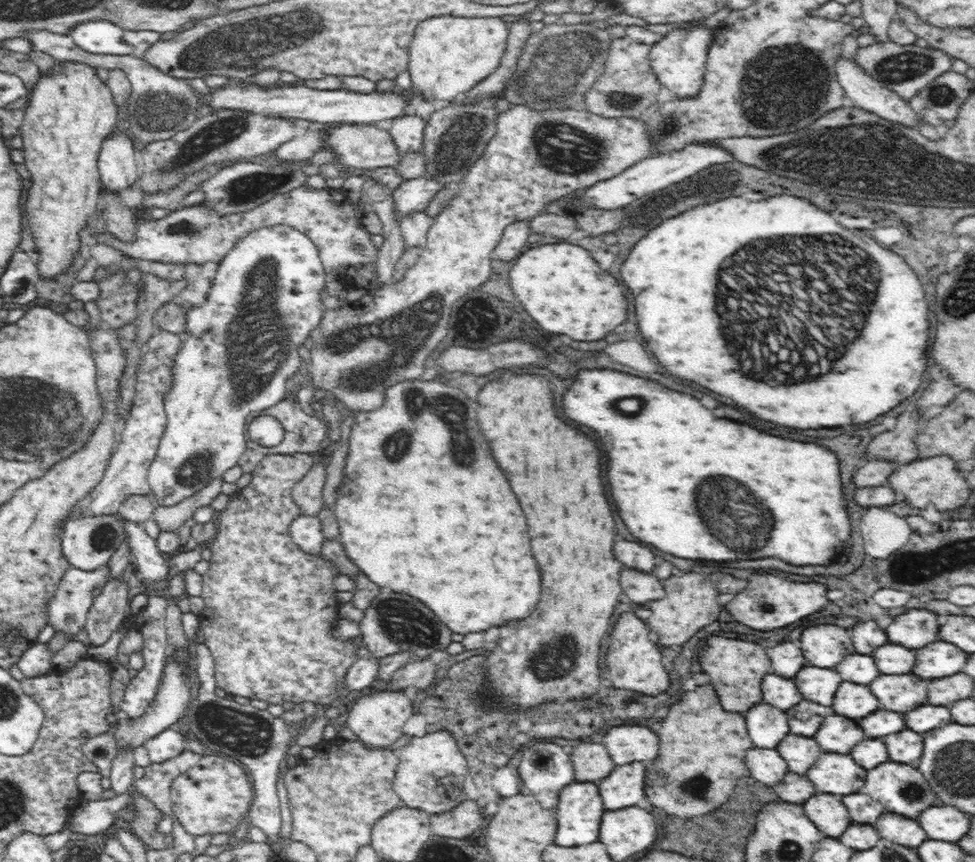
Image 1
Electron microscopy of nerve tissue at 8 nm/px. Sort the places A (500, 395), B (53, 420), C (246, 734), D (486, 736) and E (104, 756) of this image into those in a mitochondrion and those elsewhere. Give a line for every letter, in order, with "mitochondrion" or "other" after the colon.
A: other
B: mitochondrion
C: mitochondrion
D: mitochondrion
E: other

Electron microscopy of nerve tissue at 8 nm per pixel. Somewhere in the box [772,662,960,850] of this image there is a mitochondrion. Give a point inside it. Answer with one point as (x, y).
(911, 788)

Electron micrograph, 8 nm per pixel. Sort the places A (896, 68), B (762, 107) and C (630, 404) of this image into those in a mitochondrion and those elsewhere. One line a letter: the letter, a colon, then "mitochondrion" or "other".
A: mitochondrion
B: mitochondrion
C: mitochondrion

